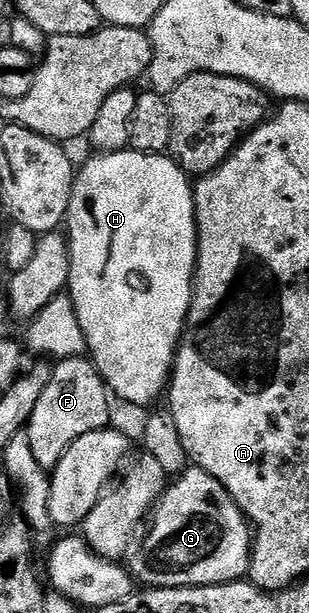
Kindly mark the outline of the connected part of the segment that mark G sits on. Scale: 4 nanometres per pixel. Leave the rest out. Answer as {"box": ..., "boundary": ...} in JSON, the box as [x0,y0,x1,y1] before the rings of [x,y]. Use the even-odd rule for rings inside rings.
{"box":[127,467,253,589],"boundary":[[[190,467],[176,478],[157,502],[148,529],[145,542],[136,546],[137,554],[135,549],[127,561],[134,582],[141,584],[142,581],[142,586],[151,589],[191,589],[195,585],[226,585],[228,581],[242,580],[249,572],[249,558],[253,555],[251,526],[219,479],[207,475],[207,471]]]}

